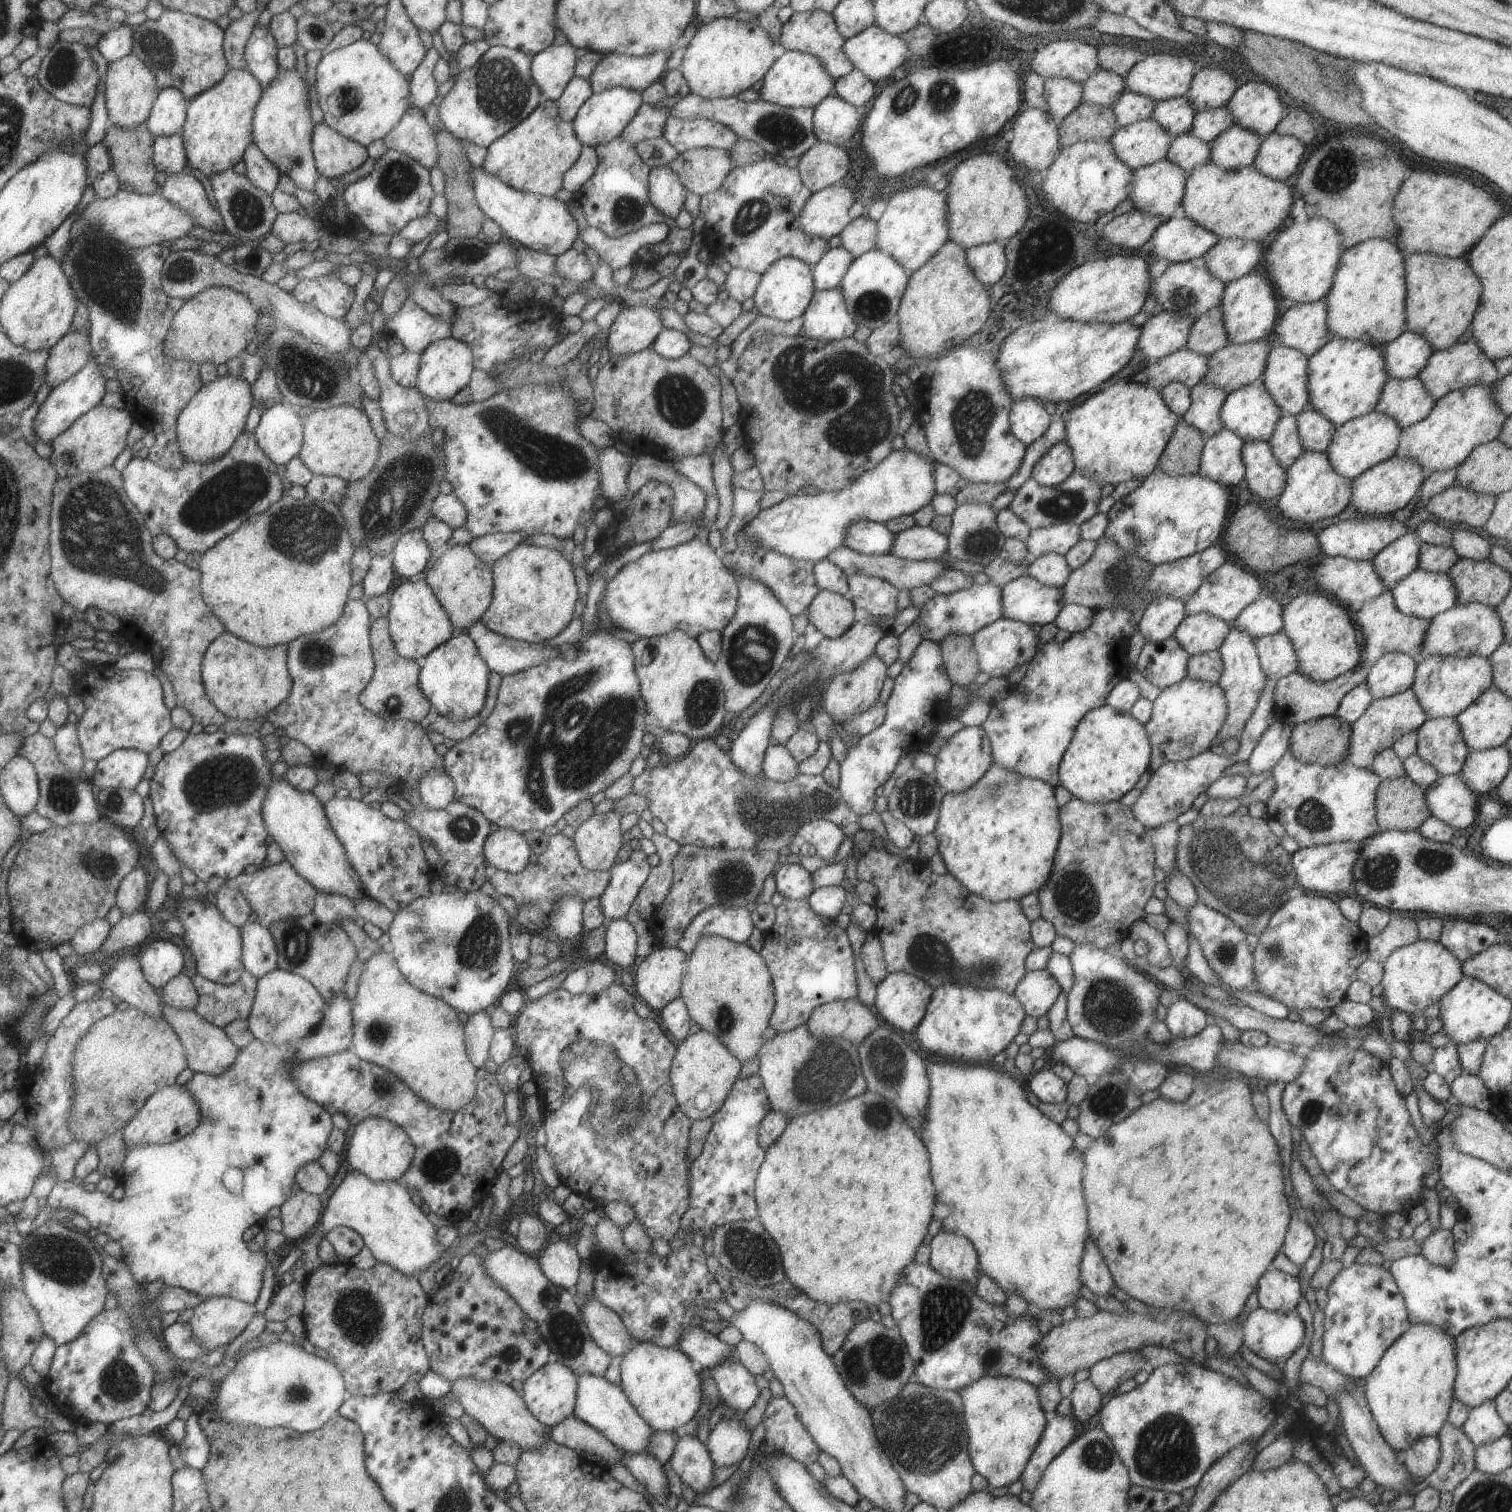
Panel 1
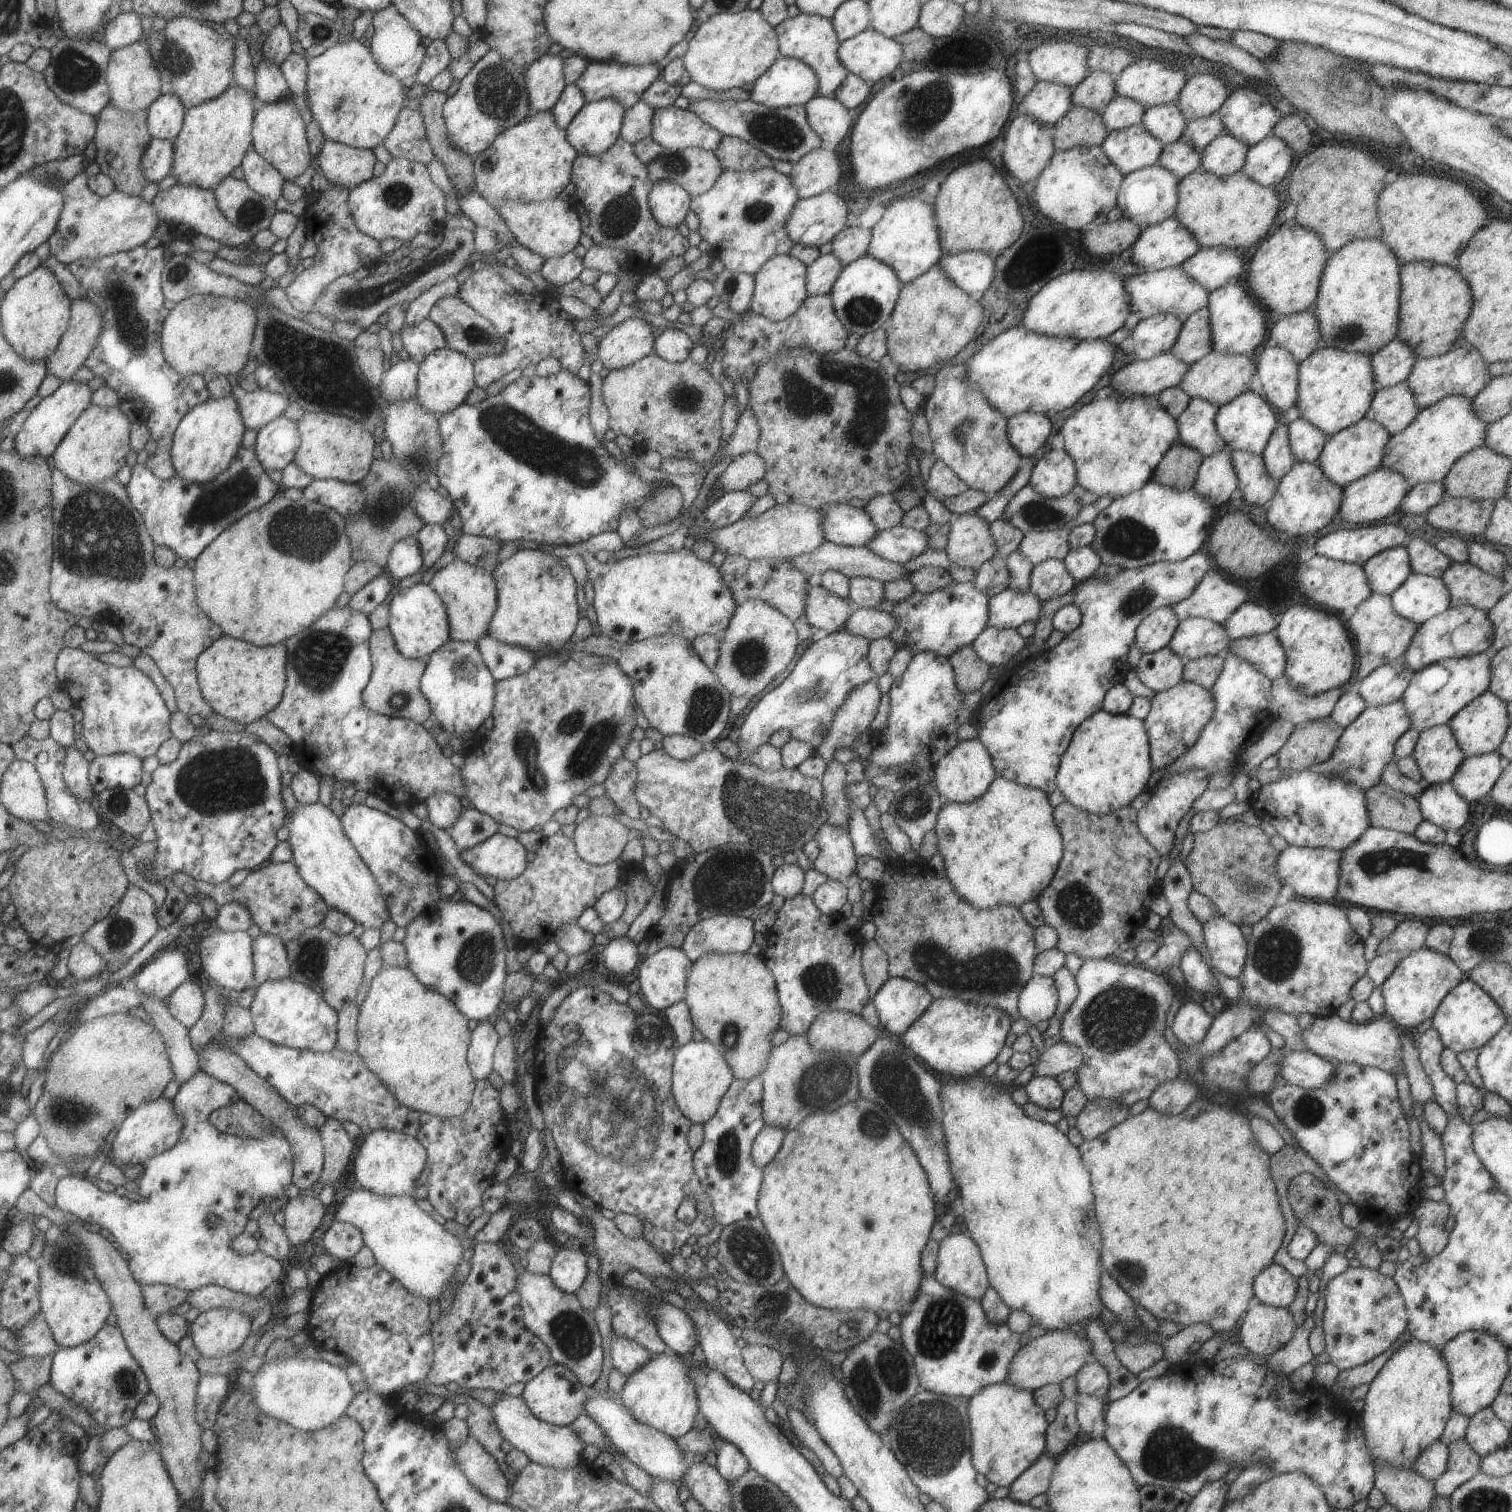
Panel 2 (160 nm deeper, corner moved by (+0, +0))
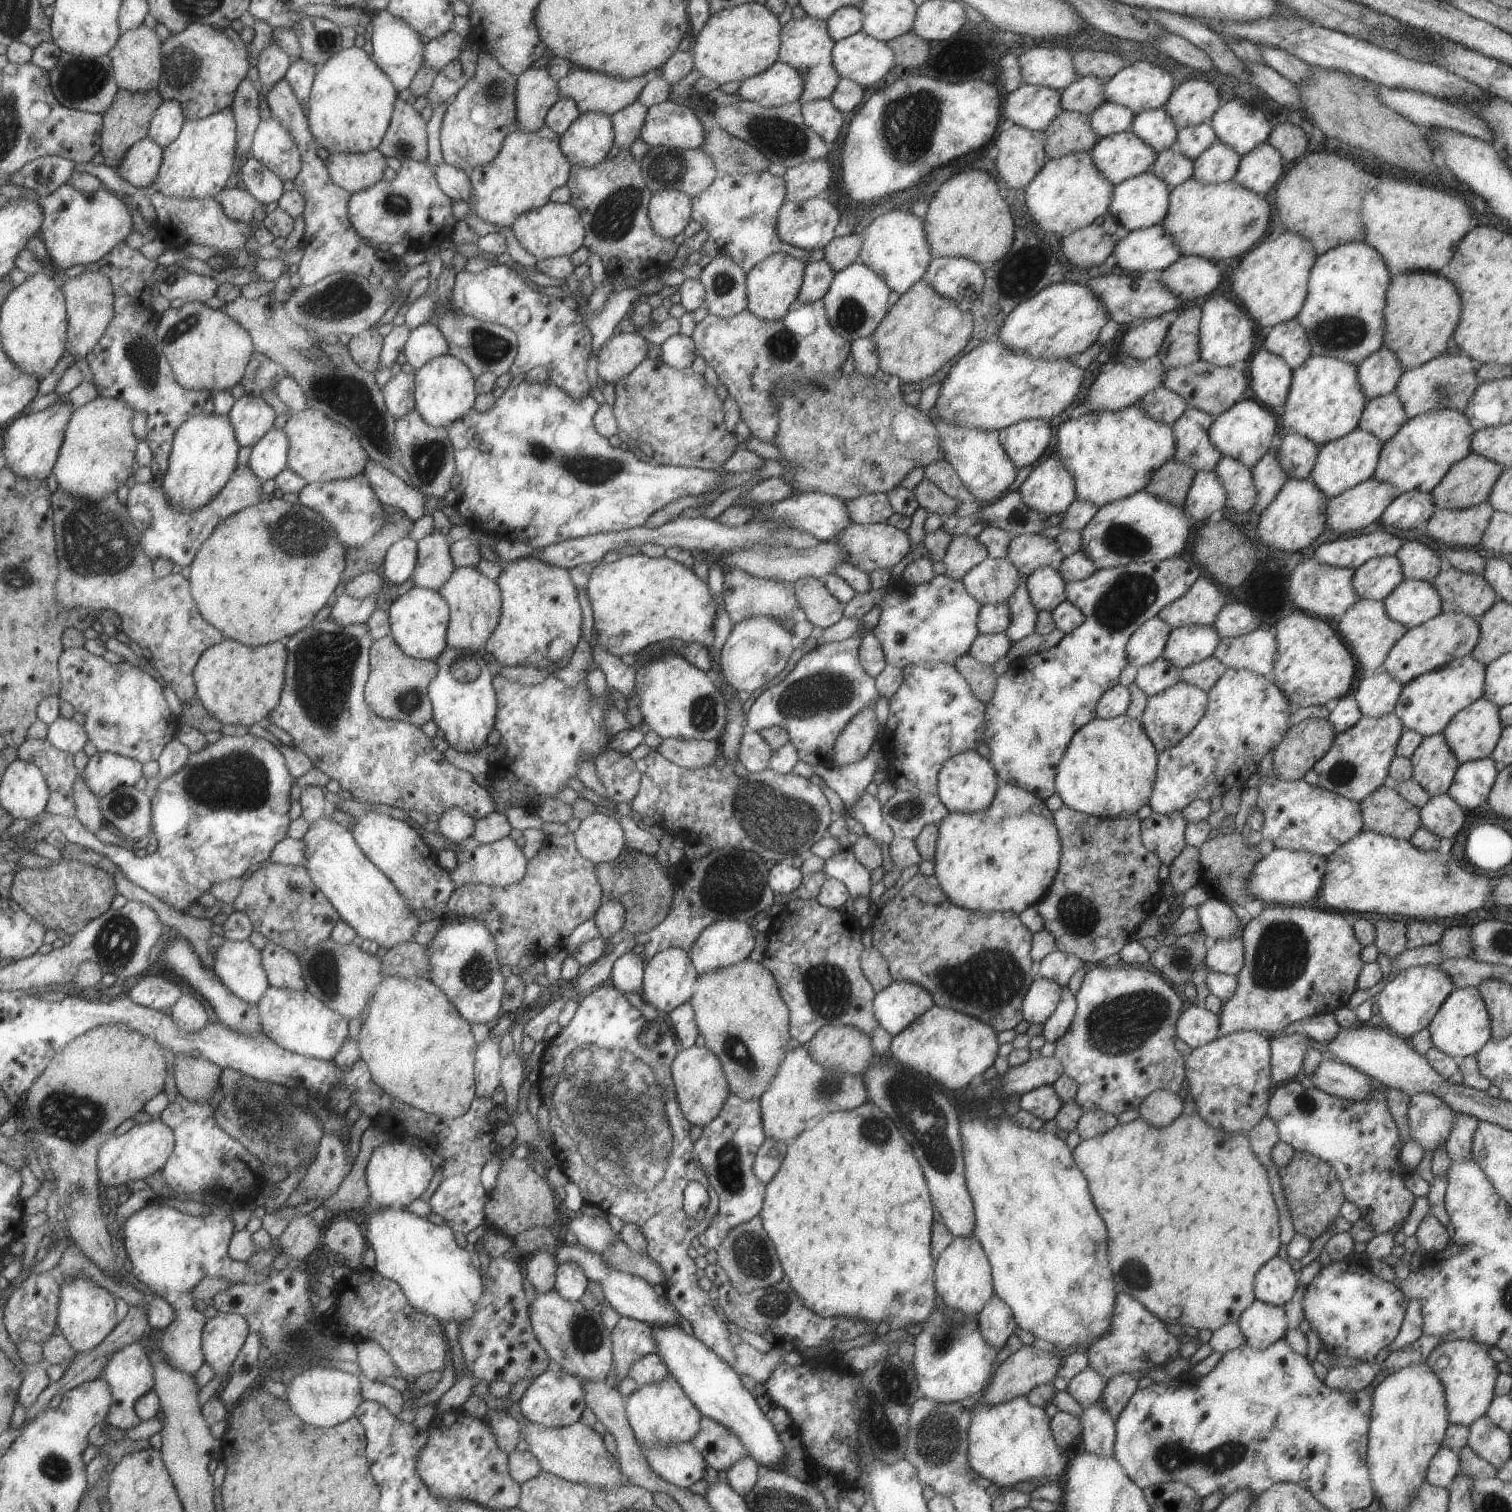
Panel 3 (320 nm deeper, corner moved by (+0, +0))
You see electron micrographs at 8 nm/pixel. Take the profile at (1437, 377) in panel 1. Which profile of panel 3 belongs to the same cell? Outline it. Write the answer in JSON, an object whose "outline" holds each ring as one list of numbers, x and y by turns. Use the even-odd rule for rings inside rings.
{"outline":[[1445,352,1427,361,1421,366,1401,373,1394,393,1397,395,1405,416,1411,419,1426,411,1453,409,1463,414,1467,401,1480,383,1476,371,1471,368,1471,359,1463,354,1447,354]]}

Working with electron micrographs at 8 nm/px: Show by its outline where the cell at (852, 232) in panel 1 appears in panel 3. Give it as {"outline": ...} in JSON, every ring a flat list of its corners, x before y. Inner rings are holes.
{"outline":[[852,232,843,237,833,237,822,248,822,259,827,262,831,270,843,270,853,262,858,262,858,252,861,248,861,237,859,234]]}

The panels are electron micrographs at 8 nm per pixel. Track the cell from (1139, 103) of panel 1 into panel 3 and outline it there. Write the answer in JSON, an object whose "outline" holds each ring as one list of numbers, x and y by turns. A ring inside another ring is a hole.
{"outline":[[1105,100,1088,115,1091,128,1099,138,1129,131,1134,116,1128,108]]}

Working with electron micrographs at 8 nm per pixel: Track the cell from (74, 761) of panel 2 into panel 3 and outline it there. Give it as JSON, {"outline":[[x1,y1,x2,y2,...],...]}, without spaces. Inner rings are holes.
{"outline":[[79,776,74,784,76,817,92,832,97,834,103,828,104,814,100,807,100,798,86,785]]}

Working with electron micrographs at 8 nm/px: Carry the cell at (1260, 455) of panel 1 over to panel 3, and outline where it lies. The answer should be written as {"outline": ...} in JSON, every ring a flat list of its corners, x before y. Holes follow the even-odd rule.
{"outline":[[1222,456,1213,472,1225,491,1225,506,1238,513,1247,512,1256,499,1250,468,1244,467,1238,460]]}

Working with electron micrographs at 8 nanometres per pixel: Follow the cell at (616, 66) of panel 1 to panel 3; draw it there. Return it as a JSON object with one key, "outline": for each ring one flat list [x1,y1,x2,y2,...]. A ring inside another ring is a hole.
{"outline":[[571,65,569,72,563,78,556,81,556,87,558,96,573,100,580,113,590,113,593,111,594,113,603,113,604,115,610,116,614,112,635,102,643,85,651,77,658,77,659,71,660,69,655,69,634,79,621,80,617,77,604,75,602,72,596,73]]}

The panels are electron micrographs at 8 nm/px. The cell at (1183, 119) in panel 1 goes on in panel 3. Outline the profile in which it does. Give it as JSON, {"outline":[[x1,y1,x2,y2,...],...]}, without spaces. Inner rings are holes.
{"outline":[[1164,108,1146,110,1135,115,1129,131,1157,154,1175,145,1177,129]]}

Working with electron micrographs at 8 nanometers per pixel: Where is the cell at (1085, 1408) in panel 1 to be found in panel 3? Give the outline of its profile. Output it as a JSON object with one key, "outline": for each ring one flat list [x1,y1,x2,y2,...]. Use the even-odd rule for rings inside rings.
{"outline":[[1093,1403,1082,1409,1079,1420,1084,1450,1098,1457,1113,1457,1114,1420,1102,1404]]}

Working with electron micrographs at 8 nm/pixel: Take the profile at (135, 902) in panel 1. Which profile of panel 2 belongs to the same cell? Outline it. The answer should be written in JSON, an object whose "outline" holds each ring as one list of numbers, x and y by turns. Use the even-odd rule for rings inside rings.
{"outline":[[132,886,131,890,122,898,120,909,111,912,105,919,94,924,91,931,87,931,81,940,90,944,104,956,106,962,128,963,158,932,157,904,151,894]]}

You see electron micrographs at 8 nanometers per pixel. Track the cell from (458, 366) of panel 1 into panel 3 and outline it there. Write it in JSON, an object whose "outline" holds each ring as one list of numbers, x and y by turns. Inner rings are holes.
{"outline":[[451,355,428,360,414,374,414,410,429,426,447,428,473,406,476,396,473,382,475,379,469,369]]}

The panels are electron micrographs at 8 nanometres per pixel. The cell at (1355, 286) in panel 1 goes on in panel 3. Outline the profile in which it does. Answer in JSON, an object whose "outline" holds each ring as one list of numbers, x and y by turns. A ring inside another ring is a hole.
{"outline":[[1365,242,1345,243,1317,255,1307,277,1307,292,1296,319,1304,328,1311,357,1331,357,1357,366,1382,347,1384,320,1382,310,1390,274,1383,257]]}

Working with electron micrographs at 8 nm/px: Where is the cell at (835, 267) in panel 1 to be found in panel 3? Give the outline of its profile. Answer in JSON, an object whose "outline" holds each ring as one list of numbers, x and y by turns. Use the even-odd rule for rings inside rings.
{"outline":[[823,259,807,264,796,299,803,304,821,299,827,292,834,273]]}

